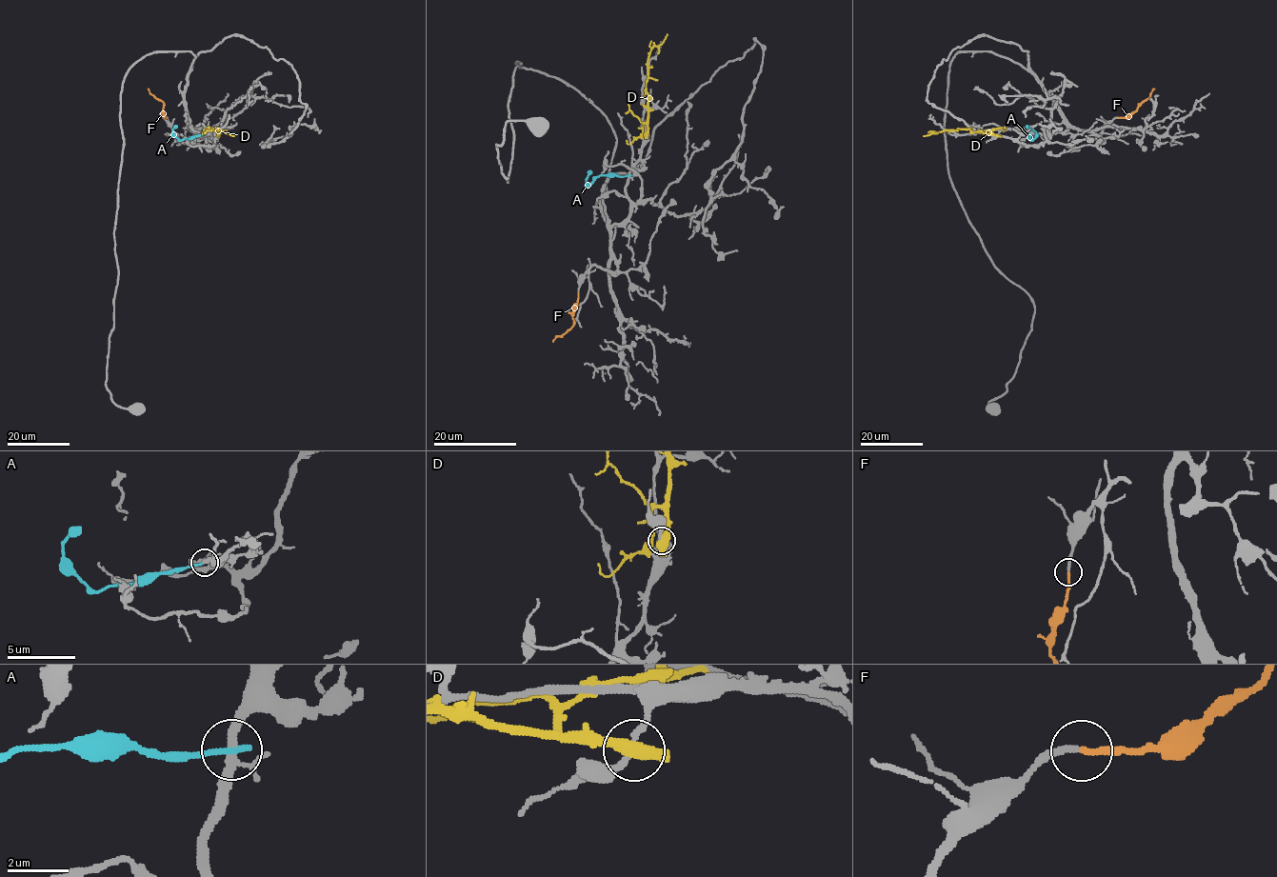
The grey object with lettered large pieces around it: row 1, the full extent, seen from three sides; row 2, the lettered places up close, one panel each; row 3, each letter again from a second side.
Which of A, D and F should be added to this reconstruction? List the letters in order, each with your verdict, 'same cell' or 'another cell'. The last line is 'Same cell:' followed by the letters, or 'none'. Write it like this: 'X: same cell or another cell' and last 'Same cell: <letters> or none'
A: another cell
D: another cell
F: same cell
Same cell: F

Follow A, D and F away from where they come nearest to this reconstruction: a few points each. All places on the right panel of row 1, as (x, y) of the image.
A: (1029, 133), (1031, 140), (1035, 137), (1034, 132), (1026, 126)
D: (998, 135), (957, 129), (933, 131), (923, 136)
F: (1118, 117), (1129, 116), (1154, 89)

